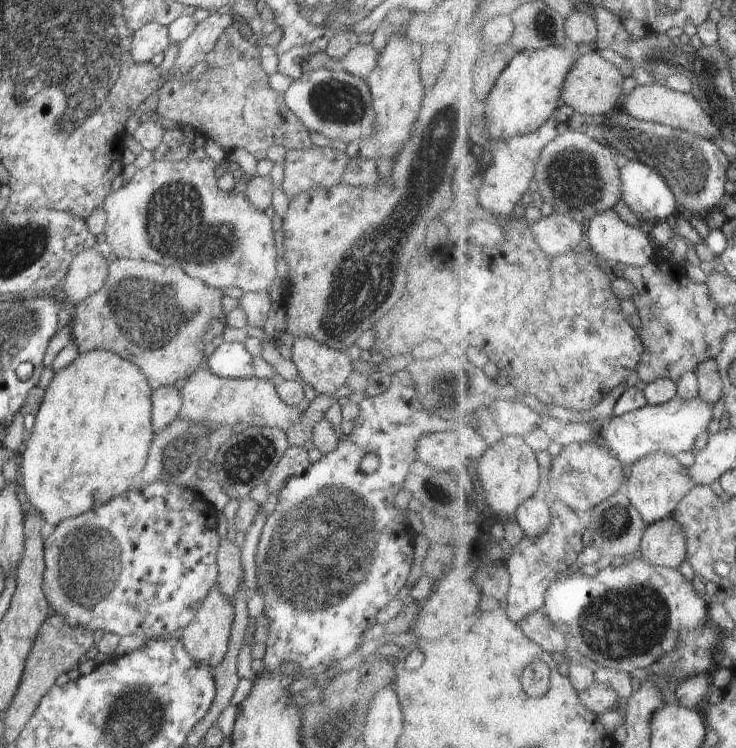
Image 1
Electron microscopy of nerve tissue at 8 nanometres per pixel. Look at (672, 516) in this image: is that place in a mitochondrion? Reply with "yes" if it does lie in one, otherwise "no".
no

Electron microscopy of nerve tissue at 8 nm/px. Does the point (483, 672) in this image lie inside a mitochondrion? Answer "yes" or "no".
no

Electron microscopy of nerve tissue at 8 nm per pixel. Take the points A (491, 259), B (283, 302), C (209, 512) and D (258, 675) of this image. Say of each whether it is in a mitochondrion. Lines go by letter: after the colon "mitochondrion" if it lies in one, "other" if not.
A: other
B: other
C: other
D: other

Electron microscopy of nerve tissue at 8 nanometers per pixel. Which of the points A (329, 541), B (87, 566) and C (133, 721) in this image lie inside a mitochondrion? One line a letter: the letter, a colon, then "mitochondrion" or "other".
A: mitochondrion
B: mitochondrion
C: mitochondrion

